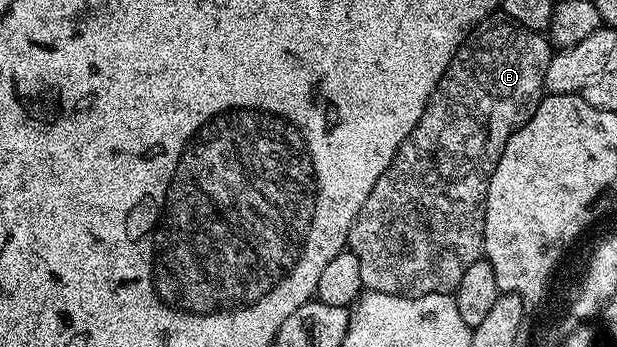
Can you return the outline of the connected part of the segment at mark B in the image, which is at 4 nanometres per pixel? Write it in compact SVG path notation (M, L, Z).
M487 18L476 25L467 36L466 40L456 50L448 70L440 78L436 90L428 98L428 106L424 106L424 114L420 122L408 134L408 138L398 147L398 153L392 158L388 170L380 174L376 186L372 186L372 194L360 206L360 214L356 214L356 222L352 222L352 230L348 241L348 251L360 258L360 282L367 292L379 292L380 294L392 294L393 296L423 296L424 294L453 293L457 289L460 278L464 278L464 270L472 266L472 262L483 259L482 243L484 242L484 218L486 217L486 195L488 194L488 182L496 170L496 162L500 162L500 154L512 138L512 134L532 114L536 114L536 106L541 102L546 83L544 74L548 70L548 62L552 55L552 45L541 32L533 32L527 28L521 28L519 24L513 24L505 18Z

